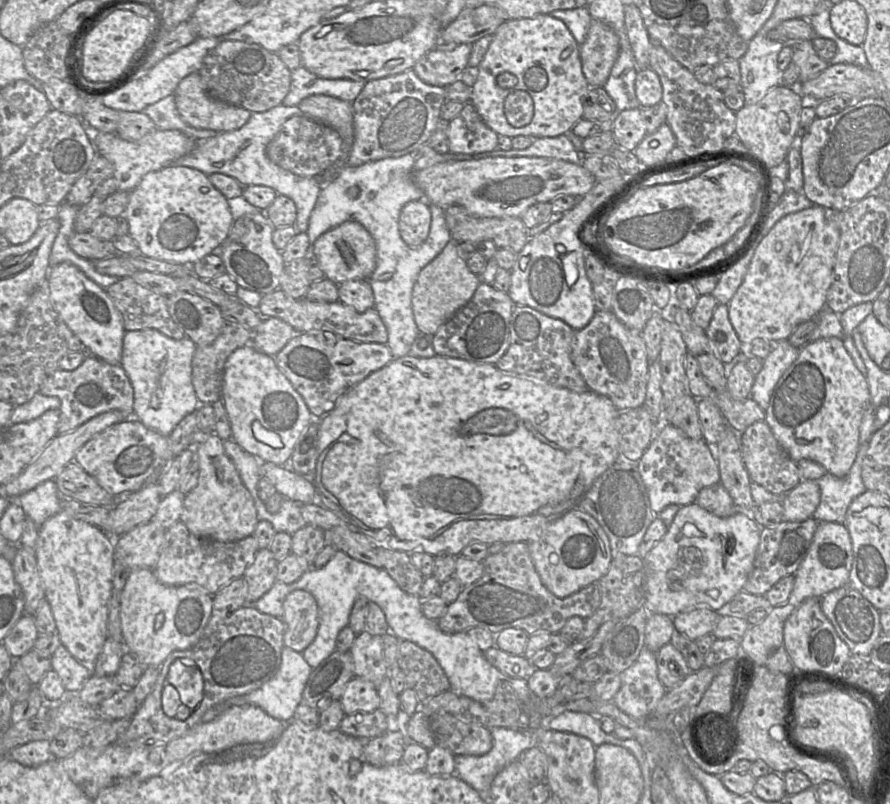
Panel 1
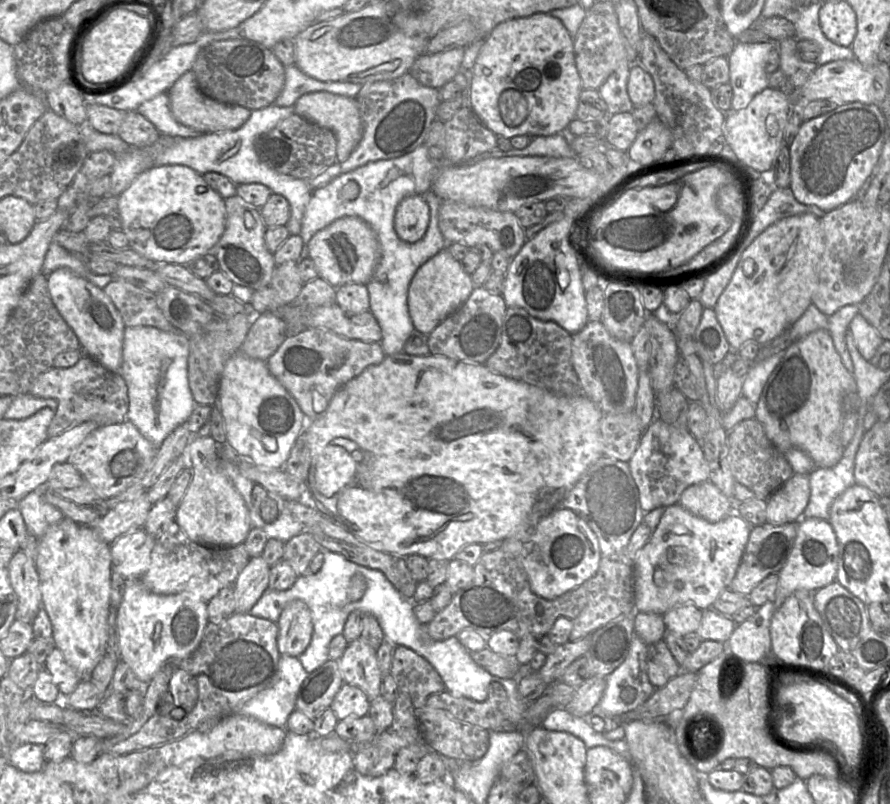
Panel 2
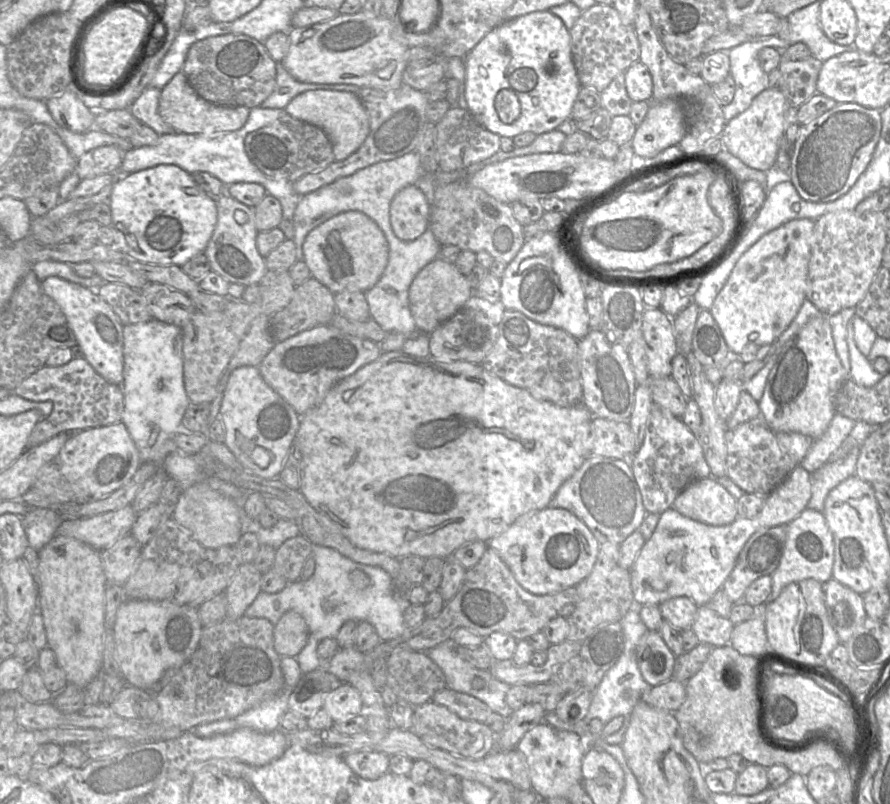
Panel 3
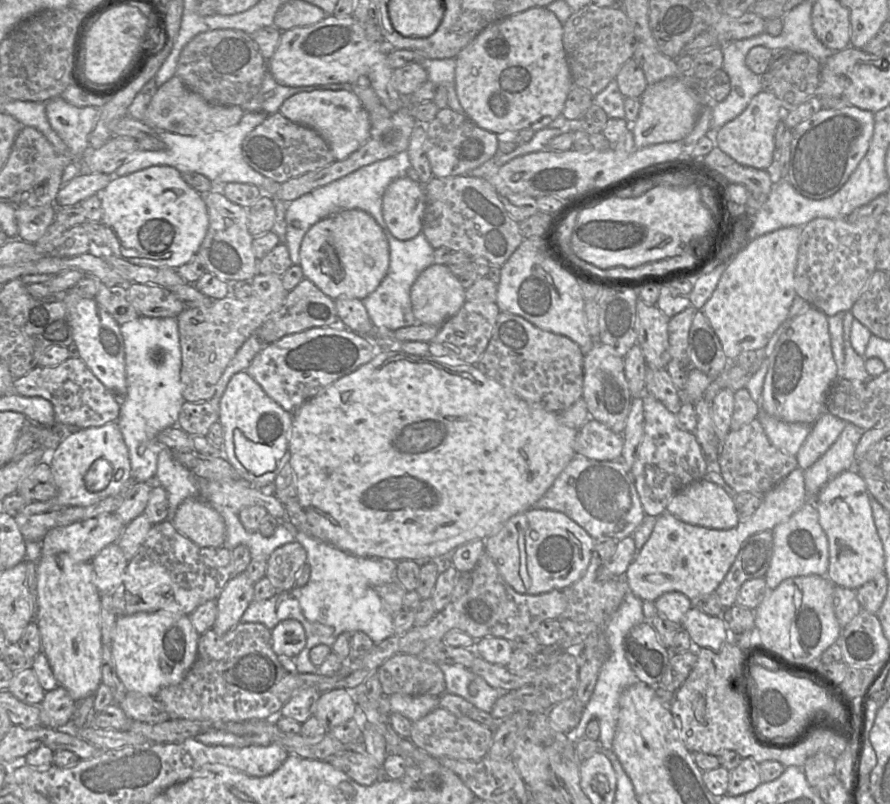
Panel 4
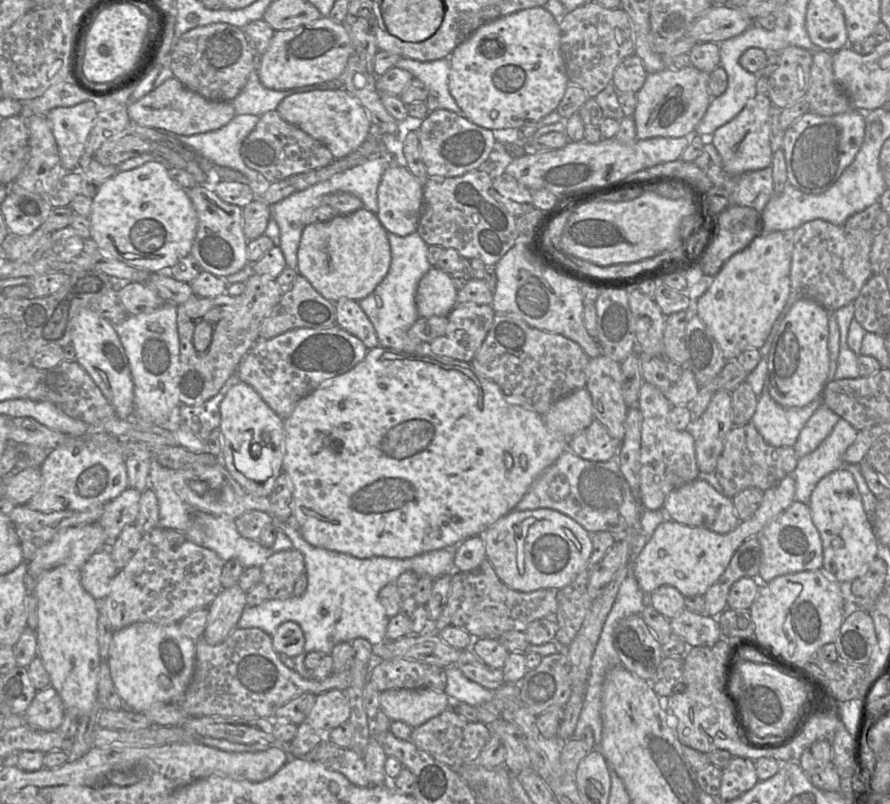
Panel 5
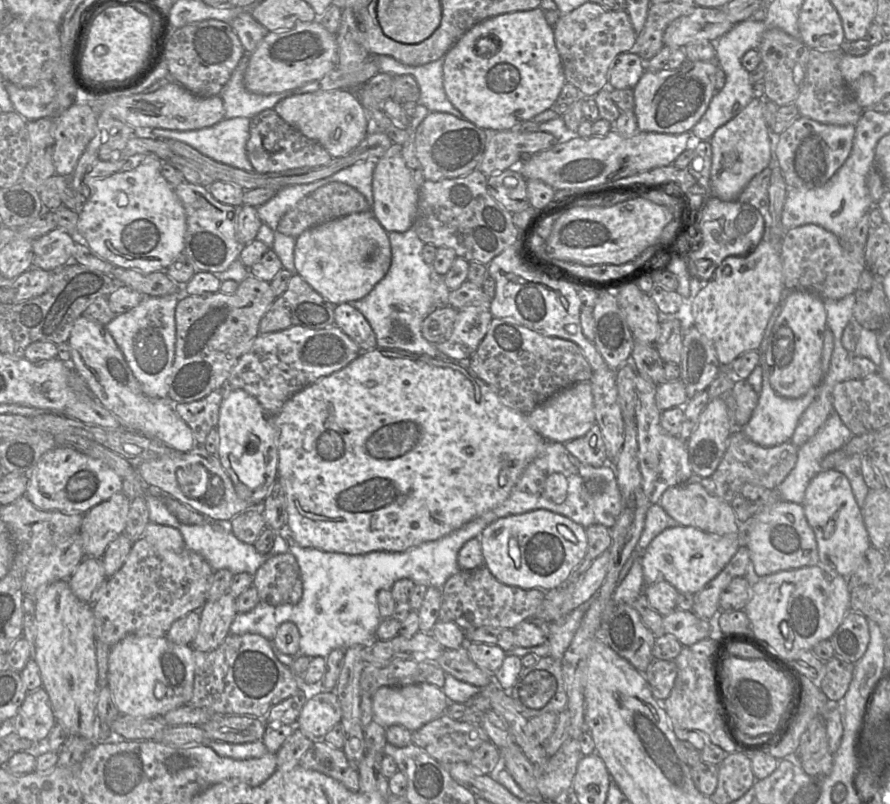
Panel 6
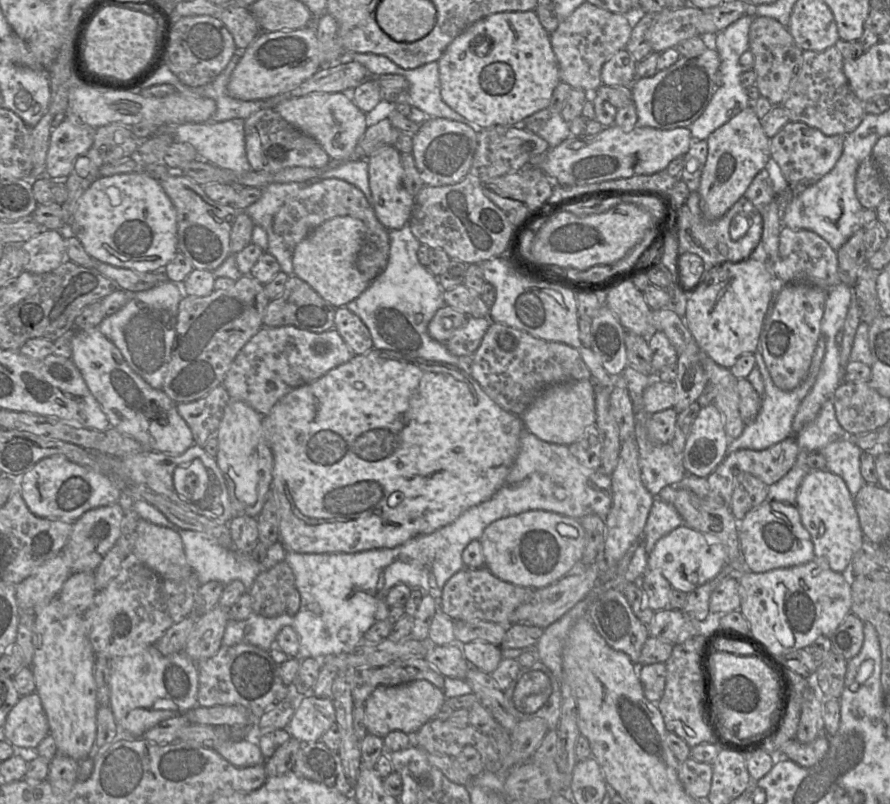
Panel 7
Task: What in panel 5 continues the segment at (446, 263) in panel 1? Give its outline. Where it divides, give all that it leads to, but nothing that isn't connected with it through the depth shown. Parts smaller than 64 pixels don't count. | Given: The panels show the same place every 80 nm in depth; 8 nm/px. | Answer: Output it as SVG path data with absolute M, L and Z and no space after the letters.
M432 266L417 286L416 307L419 317L447 317L457 305L457 292L451 276Z

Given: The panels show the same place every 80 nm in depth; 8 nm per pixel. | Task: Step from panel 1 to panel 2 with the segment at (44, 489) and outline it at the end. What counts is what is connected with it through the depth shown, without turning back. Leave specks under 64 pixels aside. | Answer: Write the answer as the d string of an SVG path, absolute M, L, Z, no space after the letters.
M31 492L18 502L28 533L38 539L64 518L62 512L46 502L39 492Z

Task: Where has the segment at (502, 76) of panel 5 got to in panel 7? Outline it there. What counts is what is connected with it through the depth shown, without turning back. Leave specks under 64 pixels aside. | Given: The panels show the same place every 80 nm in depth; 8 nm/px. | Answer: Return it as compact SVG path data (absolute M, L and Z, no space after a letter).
M534 10L494 13L473 23L448 45L437 62L440 78L440 93L443 101L458 114L477 124L481 128L488 128L492 126L522 125L522 122L528 116L542 109L547 109L550 104L554 89L561 82L559 77L559 64L551 46L550 33L548 33L542 26Z

